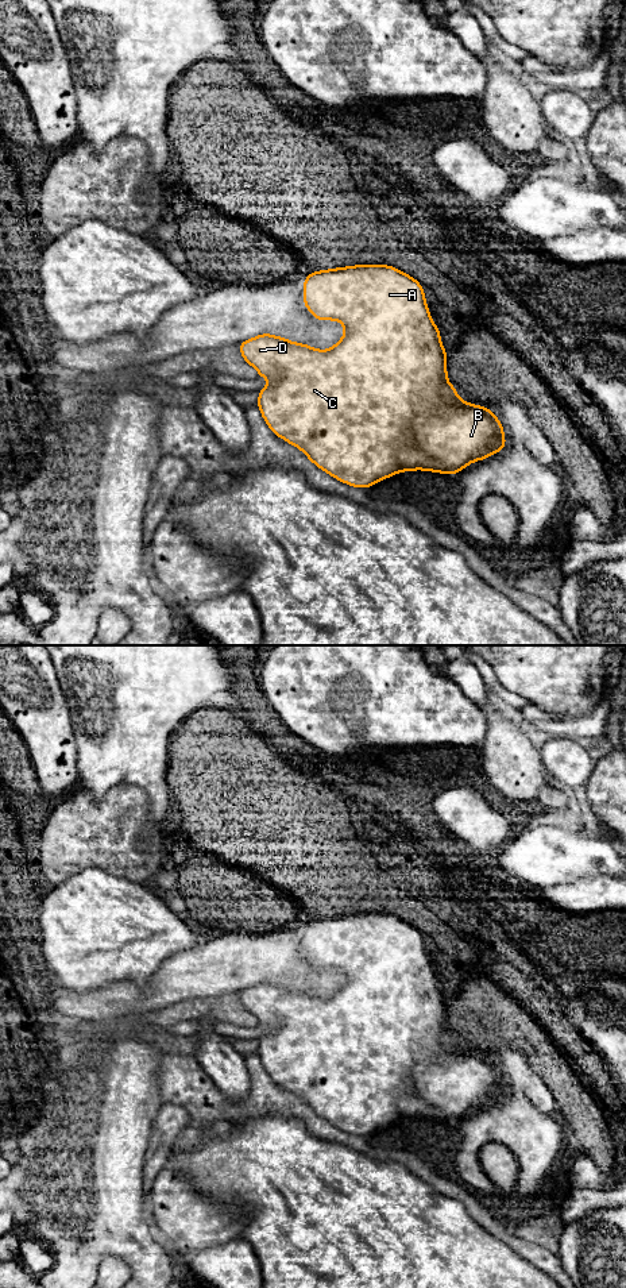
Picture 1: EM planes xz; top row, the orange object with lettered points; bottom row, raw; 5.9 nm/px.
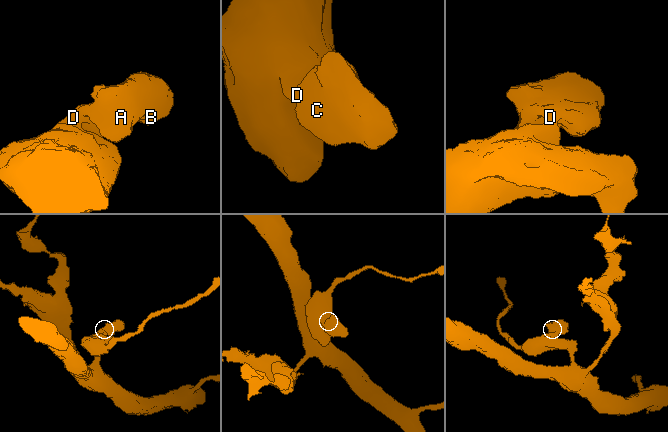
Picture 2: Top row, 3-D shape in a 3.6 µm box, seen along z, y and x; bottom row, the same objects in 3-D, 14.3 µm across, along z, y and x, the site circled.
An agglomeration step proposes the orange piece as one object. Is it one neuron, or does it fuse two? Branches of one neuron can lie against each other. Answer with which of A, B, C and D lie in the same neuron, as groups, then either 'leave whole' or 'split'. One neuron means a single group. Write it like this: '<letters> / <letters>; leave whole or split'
A B C D; leave whole

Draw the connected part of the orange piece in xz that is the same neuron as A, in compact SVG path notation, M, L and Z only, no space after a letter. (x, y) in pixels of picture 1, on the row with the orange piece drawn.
M359 265L314 271L304 281L304 305L317 320L339 320L343 323L345 335L337 344L326 351L320 351L306 344L293 343L279 336L262 333L237 344L237 347L244 360L256 369L260 377L275 381L274 383L262 387L259 392L258 406L264 421L277 436L301 448L318 468L347 485L368 489L371 485L399 471L428 470L455 475L470 463L486 459L505 448L506 439L503 436L503 425L495 414L488 408L463 402L459 398L456 389L448 382L445 359L447 348L440 343L441 331L437 329L430 319L425 302L425 293L418 281L393 266L385 265Z

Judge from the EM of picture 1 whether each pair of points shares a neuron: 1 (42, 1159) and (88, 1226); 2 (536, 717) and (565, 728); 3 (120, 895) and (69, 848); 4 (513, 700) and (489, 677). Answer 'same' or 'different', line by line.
1: same
2: same
3: different
4: same

